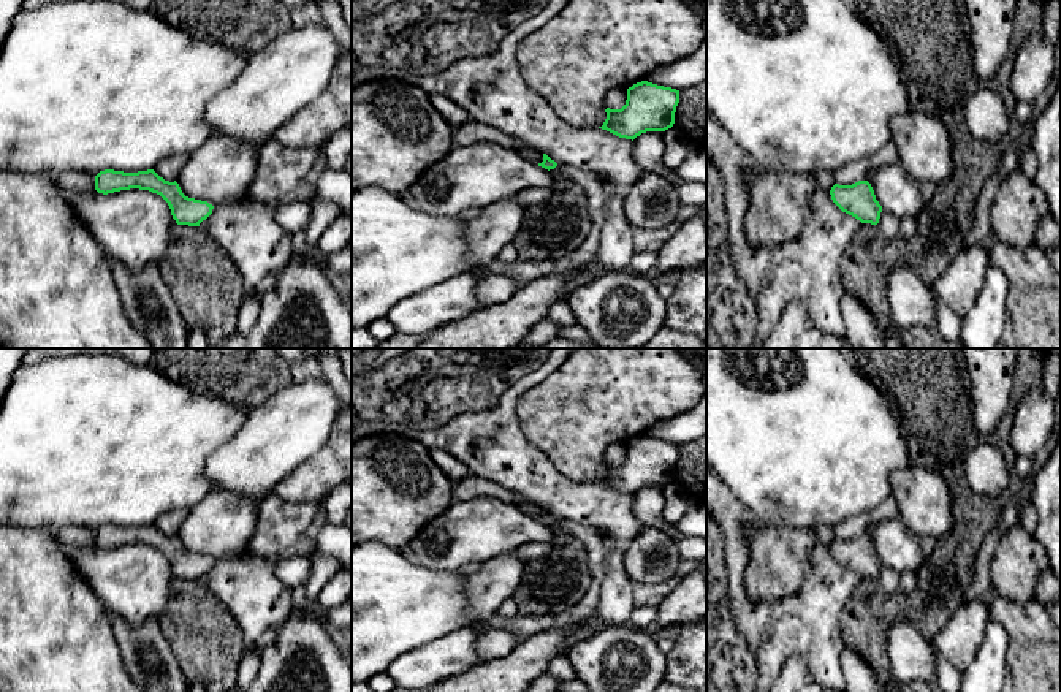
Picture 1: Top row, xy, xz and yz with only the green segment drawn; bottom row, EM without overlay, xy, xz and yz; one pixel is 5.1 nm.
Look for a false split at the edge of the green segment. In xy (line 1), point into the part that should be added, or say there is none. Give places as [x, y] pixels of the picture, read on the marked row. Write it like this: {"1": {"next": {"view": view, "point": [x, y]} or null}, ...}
{"1": {"next": null}}

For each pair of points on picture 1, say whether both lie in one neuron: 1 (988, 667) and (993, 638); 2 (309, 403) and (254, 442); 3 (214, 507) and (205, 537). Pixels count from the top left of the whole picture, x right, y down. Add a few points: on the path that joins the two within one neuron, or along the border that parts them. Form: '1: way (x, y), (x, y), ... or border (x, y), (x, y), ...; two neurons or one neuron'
1: way (990, 661), (993, 645); one neuron
2: way (295, 417), (268, 442); one neuron
3: way (214, 515), (214, 526), (211, 529); one neuron

